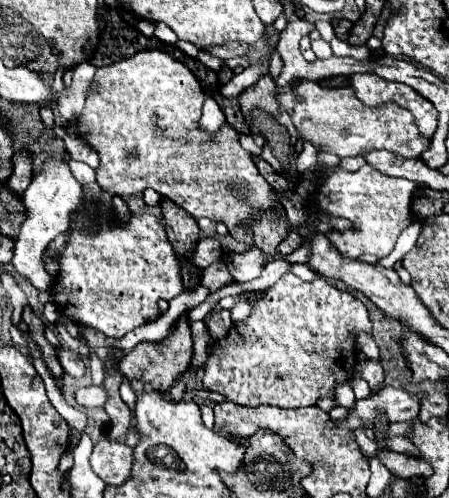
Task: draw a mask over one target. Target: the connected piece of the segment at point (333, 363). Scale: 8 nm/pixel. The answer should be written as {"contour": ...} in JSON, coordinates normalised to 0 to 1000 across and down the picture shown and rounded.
{"contour":[[[639,548],[630,552],[608,576],[581,584],[581,600],[559,608],[559,629],[546,645],[519,645],[510,669],[479,685],[470,697],[465,697],[465,717],[457,725],[457,737],[452,737],[452,777],[465,781],[465,785],[483,785],[492,793],[501,793],[506,805],[523,809],[523,813],[541,813],[541,817],[577,817],[577,813],[612,813],[612,817],[688,817],[688,813],[702,813],[710,801],[719,797],[733,797],[742,801],[746,797],[746,777],[755,769],[768,769],[768,765],[782,765],[786,761],[786,737],[795,729],[795,697],[791,697],[791,685],[804,669],[817,669],[826,673],[826,641],[822,641],[822,624],[817,616],[795,600],[786,596],[777,584],[759,584],[751,576],[742,576],[733,564],[724,560],[702,560],[702,564],[670,564],[666,556],[657,556],[653,548]]]}

